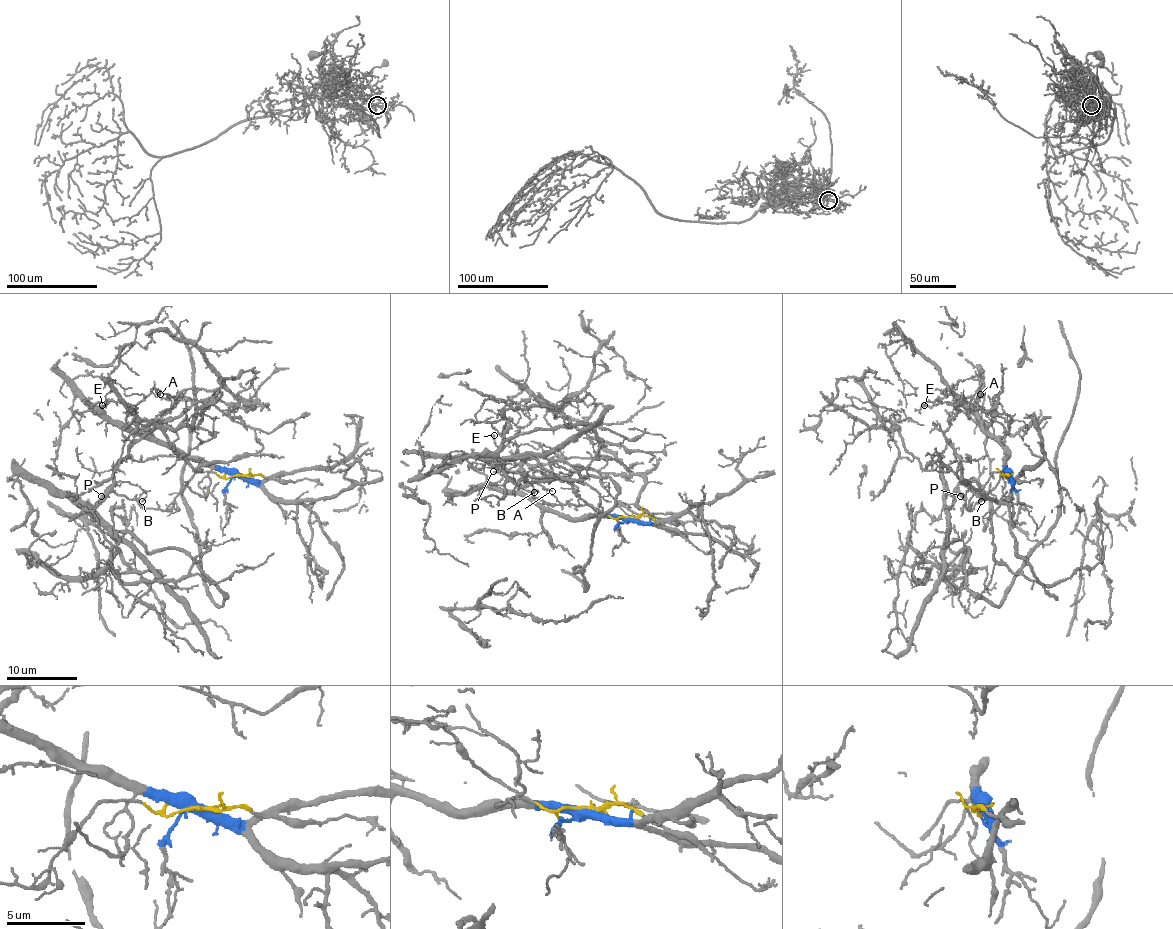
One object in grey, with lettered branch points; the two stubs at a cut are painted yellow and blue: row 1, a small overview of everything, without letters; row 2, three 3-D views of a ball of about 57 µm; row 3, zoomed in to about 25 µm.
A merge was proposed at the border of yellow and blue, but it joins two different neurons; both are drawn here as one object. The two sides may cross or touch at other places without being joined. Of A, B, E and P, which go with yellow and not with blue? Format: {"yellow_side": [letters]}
{"yellow_side": ["B", "P"]}

